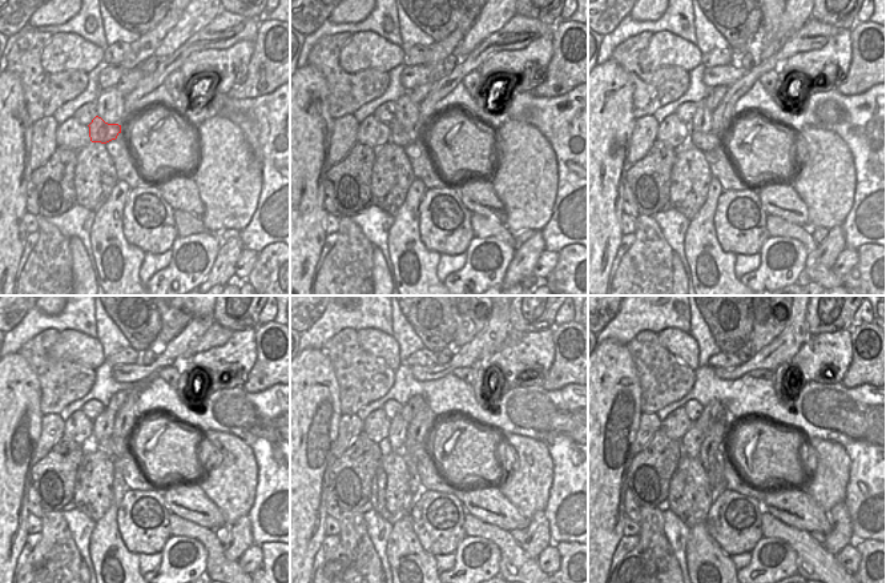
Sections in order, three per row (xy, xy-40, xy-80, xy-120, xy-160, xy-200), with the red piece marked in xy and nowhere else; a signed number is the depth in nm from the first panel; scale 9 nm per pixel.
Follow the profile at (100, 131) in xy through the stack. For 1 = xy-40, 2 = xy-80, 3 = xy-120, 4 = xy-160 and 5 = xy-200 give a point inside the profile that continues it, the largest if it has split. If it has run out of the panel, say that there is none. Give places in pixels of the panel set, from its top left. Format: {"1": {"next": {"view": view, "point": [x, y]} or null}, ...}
{"1": {"next": {"view": "xy-40", "point": [401, 136]}}, "2": {"next": {"view": "xy-80", "point": [704, 141]}}, "3": {"next": {"view": "xy-120", "point": [115, 446]}}, "4": {"next": {"view": "xy-160", "point": [419, 453]}}, "5": {"next": {"view": "xy-200", "point": [719, 458]}}}

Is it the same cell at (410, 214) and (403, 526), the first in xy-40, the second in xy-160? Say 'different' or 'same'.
same

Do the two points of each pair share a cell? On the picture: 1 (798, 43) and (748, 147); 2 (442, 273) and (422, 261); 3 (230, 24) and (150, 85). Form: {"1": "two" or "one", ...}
{"1": "two", "2": "two", "3": "one"}

